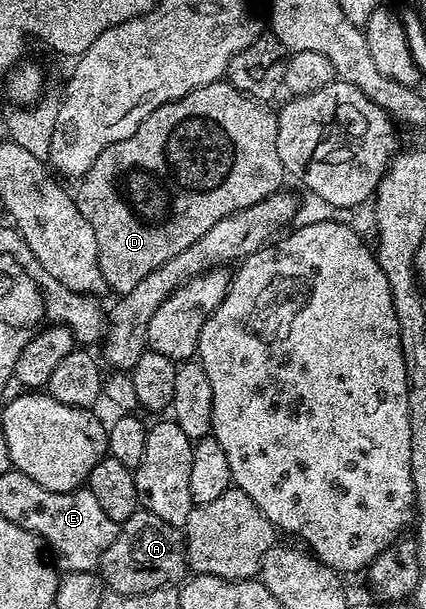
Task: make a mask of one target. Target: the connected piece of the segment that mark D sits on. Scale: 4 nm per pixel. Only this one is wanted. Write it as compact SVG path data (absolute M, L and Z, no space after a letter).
M226 80L205 84L201 88L157 108L157 112L148 116L141 124L141 128L137 128L137 132L133 132L133 136L125 136L125 140L117 140L113 144L109 144L101 152L101 156L97 156L97 160L93 160L93 168L89 168L89 172L84 178L78 179L79 191L76 189L73 197L81 208L81 216L85 216L85 220L89 220L89 224L97 236L99 267L105 276L108 287L112 291L116 290L114 292L116 295L122 296L133 292L133 288L137 288L137 284L141 284L141 280L145 280L145 276L149 276L149 272L161 268L161 264L165 264L173 256L185 252L185 248L189 248L189 244L201 240L201 236L205 236L205 232L209 232L209 228L213 228L213 224L217 224L217 220L238 210L249 208L249 204L257 204L257 200L265 200L265 196L276 193L282 187L279 185L282 184L283 178L285 179L285 171L281 164L281 156L277 156L277 114L274 109L270 110L269 107L271 106L243 94Z

